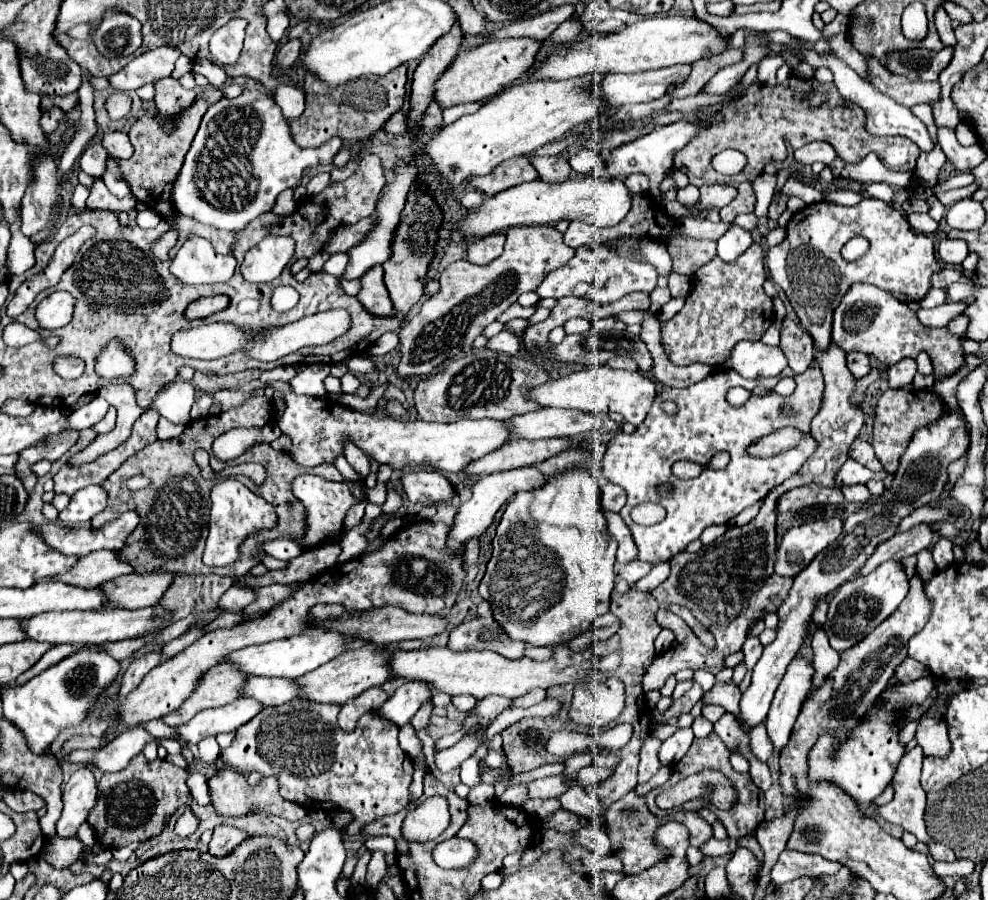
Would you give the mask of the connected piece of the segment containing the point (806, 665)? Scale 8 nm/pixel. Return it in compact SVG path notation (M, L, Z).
M797 655L789 663L767 715L767 733L777 751L781 751L789 741L801 705L813 687L813 675L815 669L809 659Z

